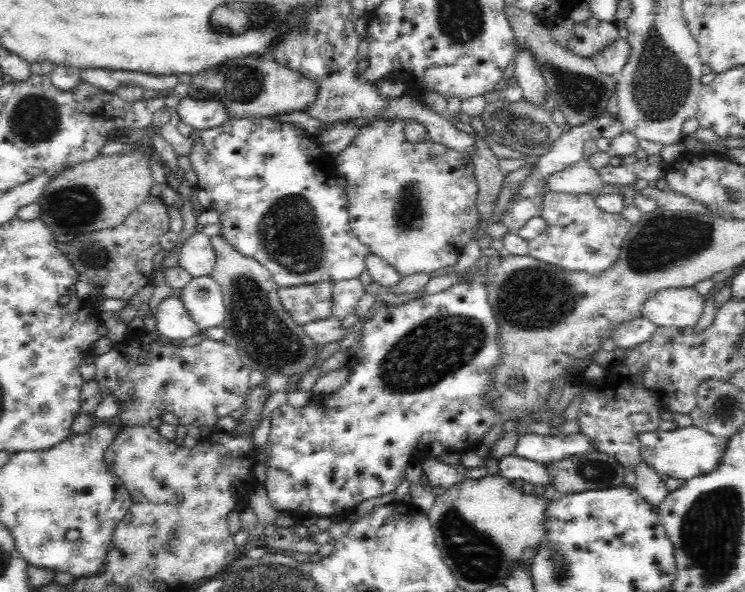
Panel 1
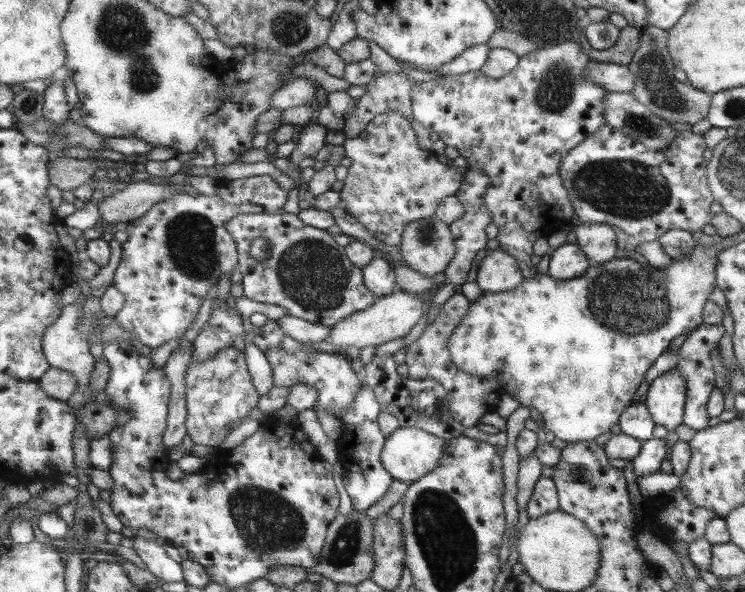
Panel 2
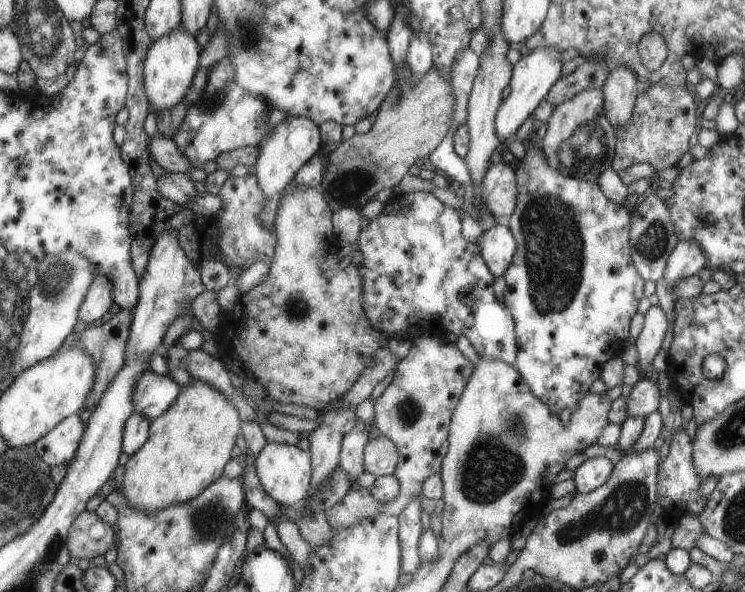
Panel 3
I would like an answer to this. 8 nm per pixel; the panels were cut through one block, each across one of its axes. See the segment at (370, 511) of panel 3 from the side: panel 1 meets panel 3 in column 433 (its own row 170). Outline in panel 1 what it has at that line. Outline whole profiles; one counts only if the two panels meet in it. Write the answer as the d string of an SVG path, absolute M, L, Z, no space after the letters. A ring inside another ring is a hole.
M375 120L359 129L355 137L334 157L334 164L338 175L346 178L347 187L345 193L349 202L347 211L352 232L359 238L362 244L369 248L369 252L385 260L402 277L410 274L432 274L440 268L454 266L456 259L461 254L462 248L470 242L472 228L479 219L476 204L478 196L478 183L474 176L474 163L470 154L436 144L432 141L424 141L412 144L405 139L403 128L405 123L401 120Z

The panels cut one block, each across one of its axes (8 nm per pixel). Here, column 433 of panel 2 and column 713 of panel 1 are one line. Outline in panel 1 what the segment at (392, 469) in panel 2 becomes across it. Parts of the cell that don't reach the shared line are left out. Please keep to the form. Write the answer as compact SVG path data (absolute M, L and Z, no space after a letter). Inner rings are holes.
M694 425L678 427L673 431L658 429L654 432L642 432L639 440L641 460L647 462L647 465L658 475L666 474L668 478L676 478L676 480L688 480L693 476L712 471L717 466L718 460L722 460L728 444L728 440L712 436Z

